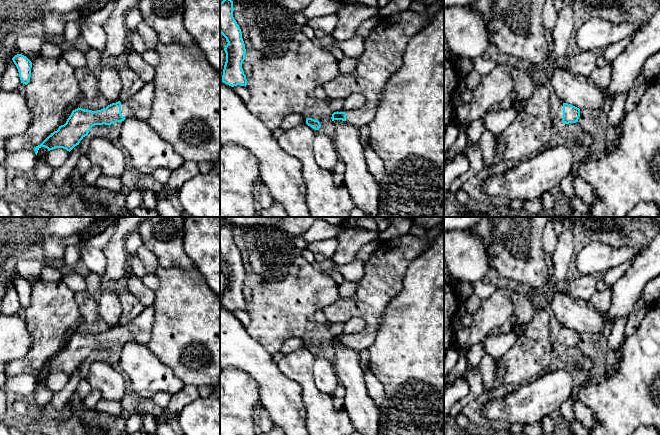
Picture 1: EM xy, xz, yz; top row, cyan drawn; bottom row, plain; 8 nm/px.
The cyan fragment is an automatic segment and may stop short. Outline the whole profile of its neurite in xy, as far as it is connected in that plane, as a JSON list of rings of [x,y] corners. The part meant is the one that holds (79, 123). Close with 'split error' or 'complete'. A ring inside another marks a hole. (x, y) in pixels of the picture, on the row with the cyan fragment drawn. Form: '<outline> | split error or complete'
[[[148,82],[127,101],[118,101],[97,111],[77,108],[72,111],[64,125],[59,126],[57,131],[51,133],[33,150],[36,155],[41,147],[47,148],[48,151],[63,148],[70,152],[95,125],[110,126],[130,117],[146,120],[151,115],[154,96],[154,84]]] | split error

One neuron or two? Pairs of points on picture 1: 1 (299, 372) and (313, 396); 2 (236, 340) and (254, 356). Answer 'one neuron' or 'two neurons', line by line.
1: one neuron
2: one neuron

